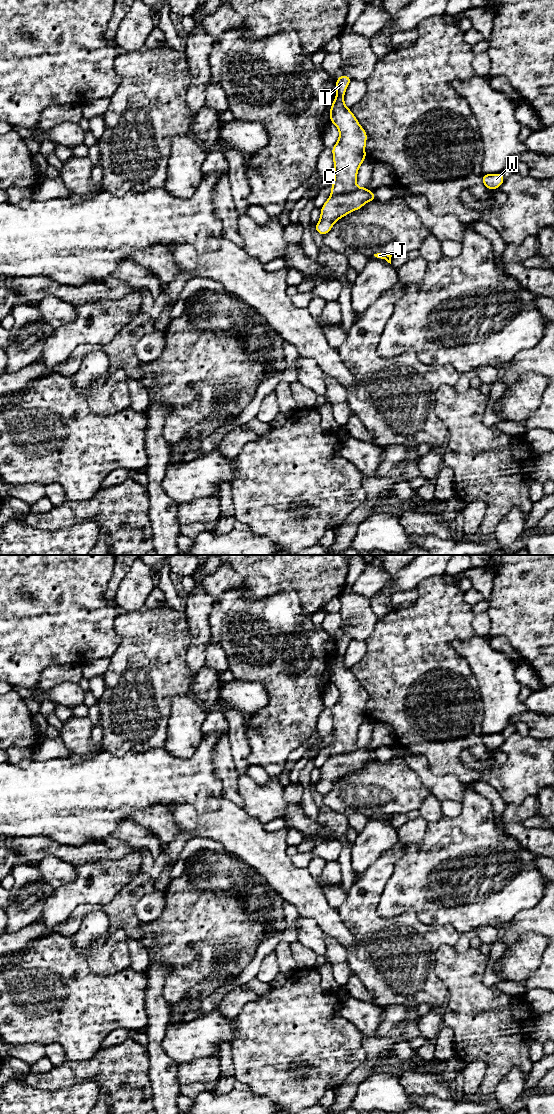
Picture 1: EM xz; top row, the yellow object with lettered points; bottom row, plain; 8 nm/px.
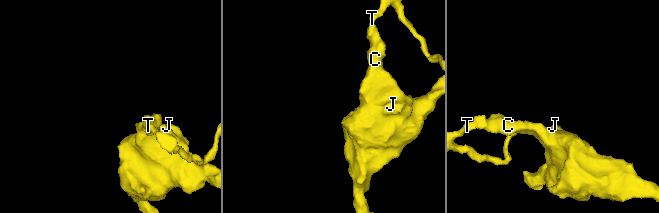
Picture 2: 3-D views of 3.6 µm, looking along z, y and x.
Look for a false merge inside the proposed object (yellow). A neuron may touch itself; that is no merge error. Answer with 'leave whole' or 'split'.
split

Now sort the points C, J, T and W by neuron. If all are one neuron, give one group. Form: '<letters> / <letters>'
C J / T W

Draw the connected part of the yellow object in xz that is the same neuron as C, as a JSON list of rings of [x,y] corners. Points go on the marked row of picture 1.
[[[336,96],[330,106],[330,122],[339,129],[339,138],[331,148],[335,173],[331,194],[321,207],[320,219],[314,228],[322,236],[329,233],[338,219],[377,199],[367,187],[356,186],[359,167],[367,158],[367,132],[346,107],[343,96]]]

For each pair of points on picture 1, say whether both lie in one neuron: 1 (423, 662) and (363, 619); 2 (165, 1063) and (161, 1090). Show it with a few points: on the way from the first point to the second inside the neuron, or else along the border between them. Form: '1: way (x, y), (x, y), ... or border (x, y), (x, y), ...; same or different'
1: border (379, 618), (372, 632), (364, 640); different
2: way (163, 1070), (163, 1083); same

